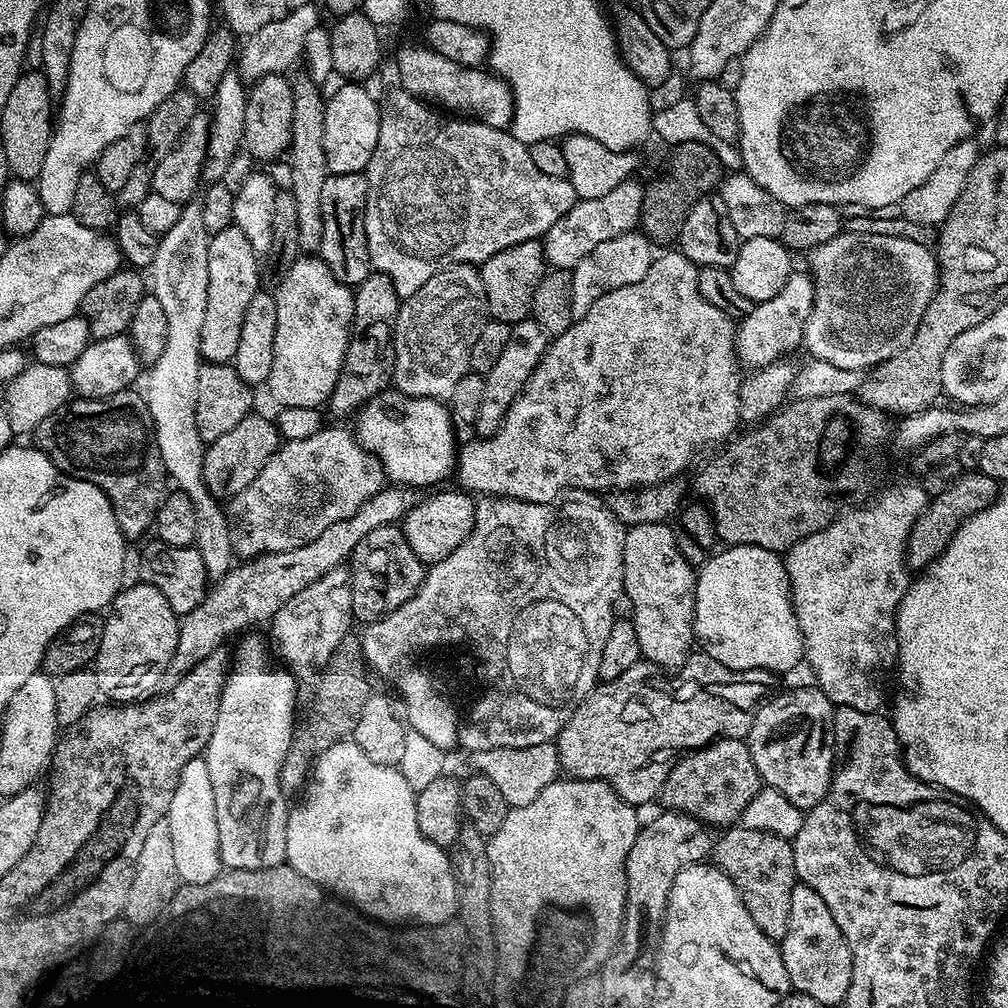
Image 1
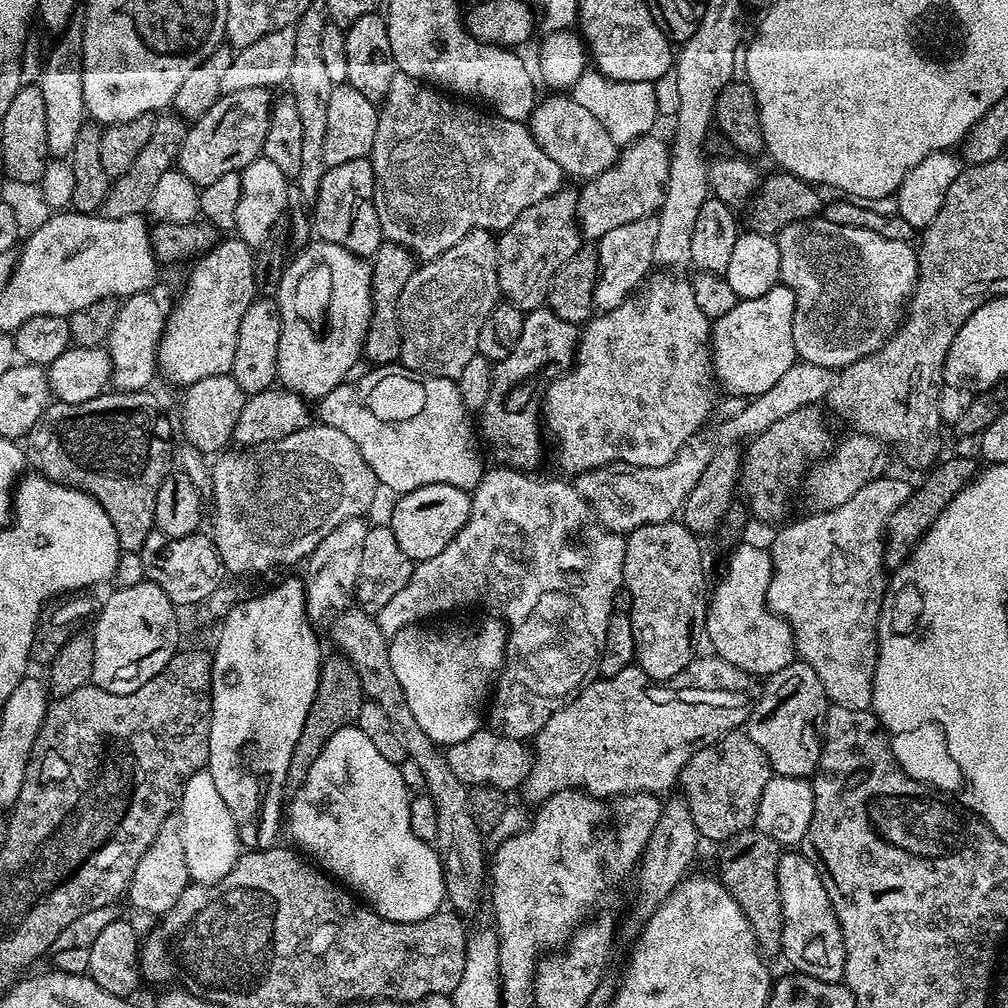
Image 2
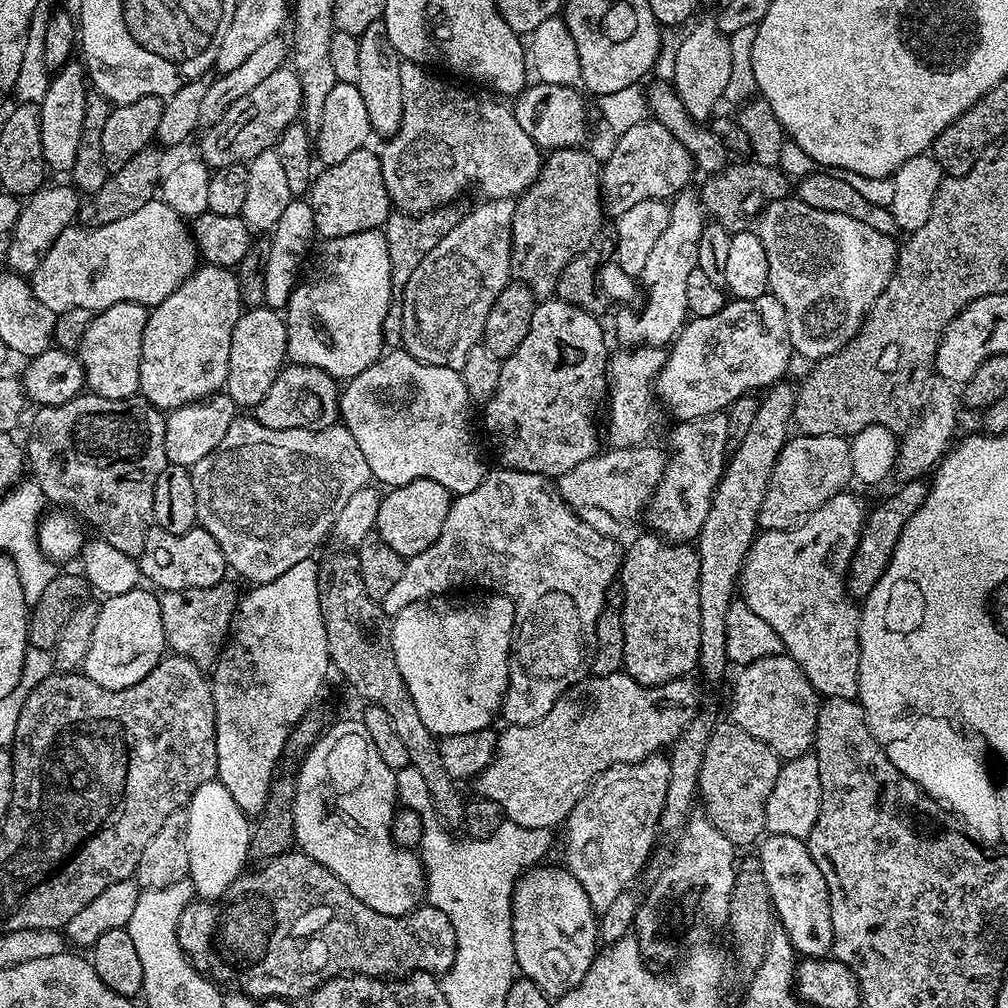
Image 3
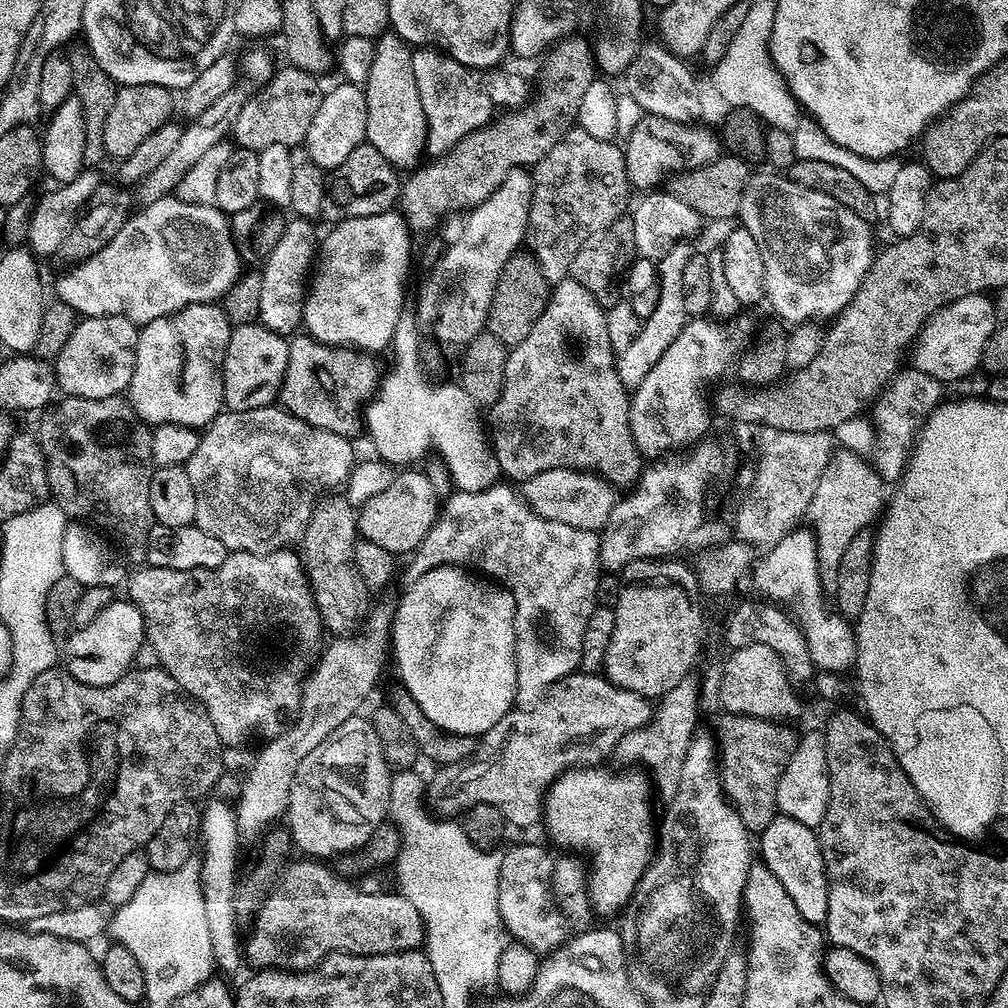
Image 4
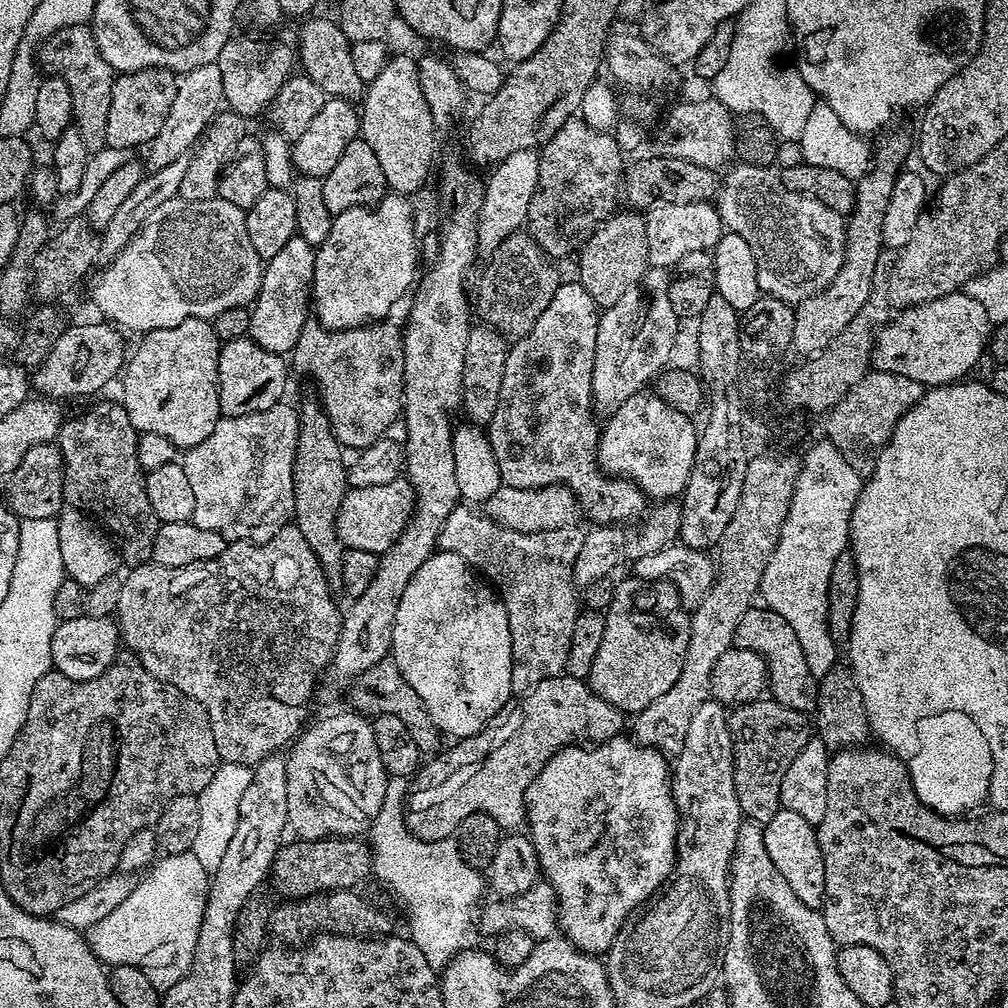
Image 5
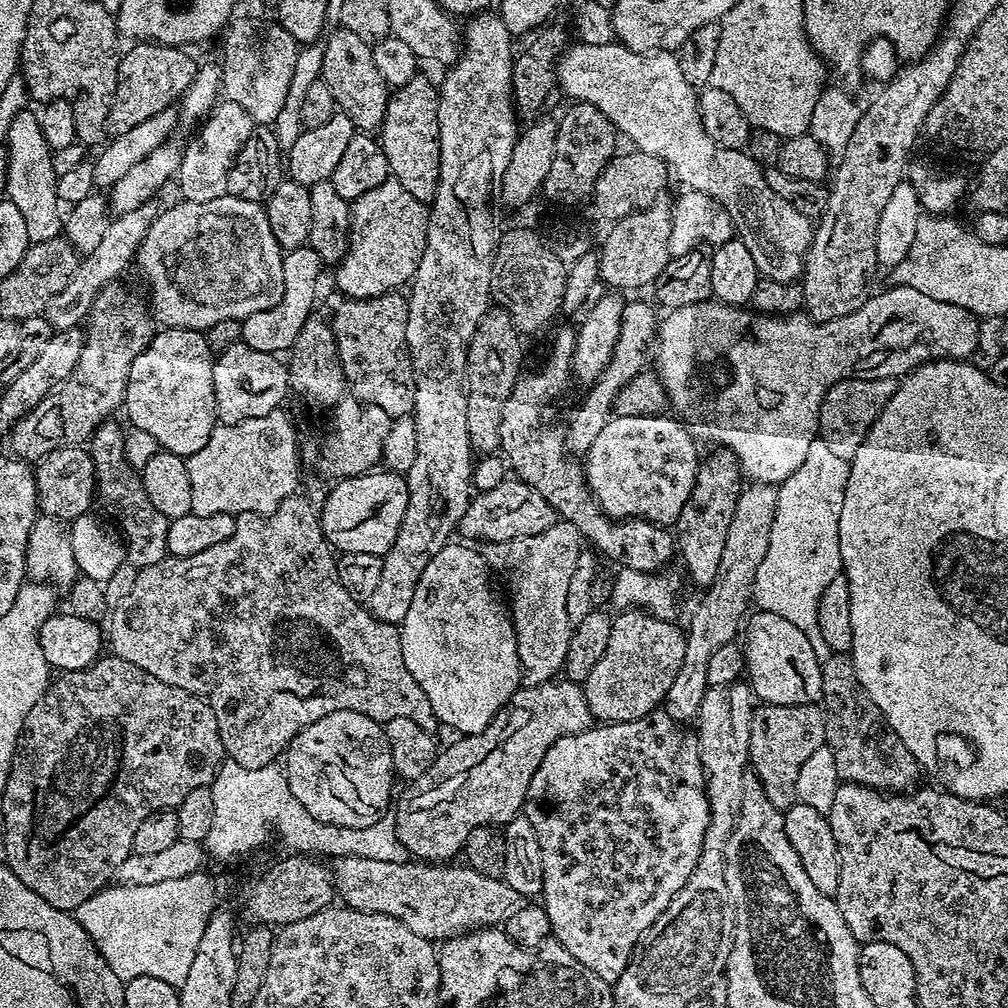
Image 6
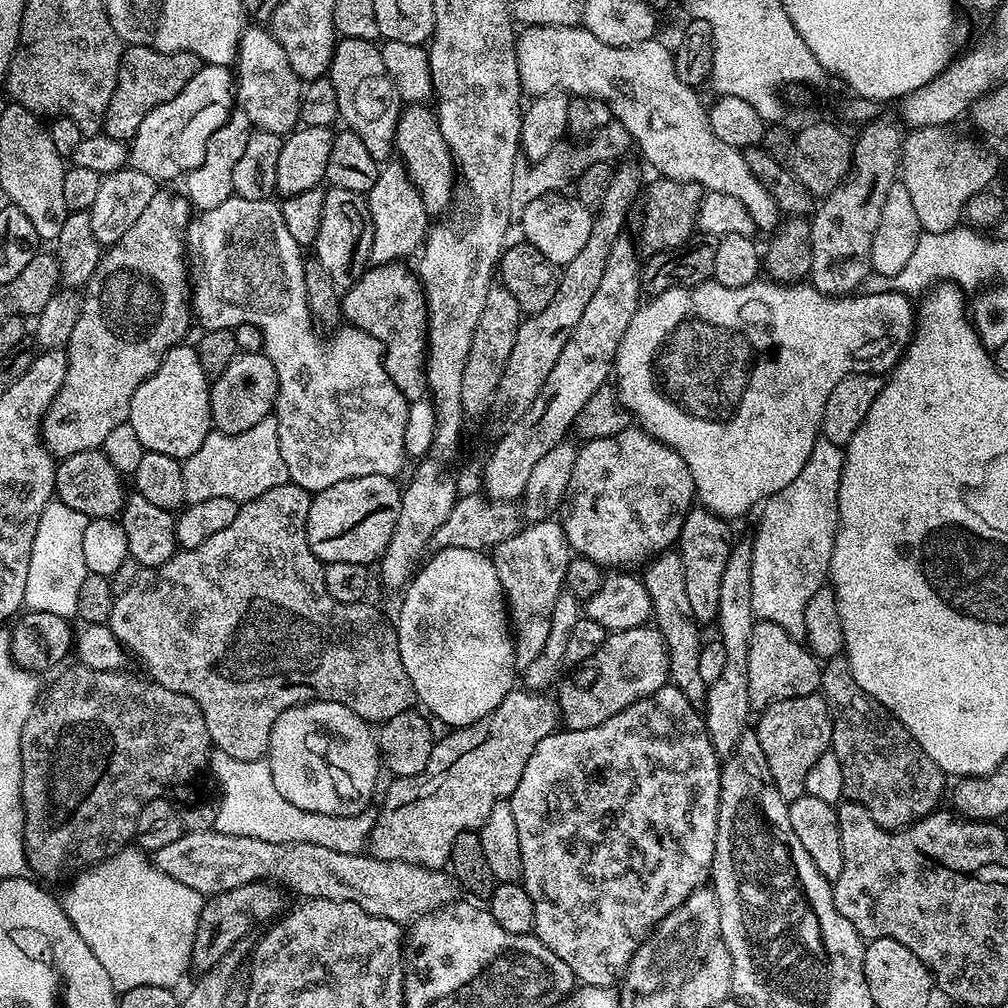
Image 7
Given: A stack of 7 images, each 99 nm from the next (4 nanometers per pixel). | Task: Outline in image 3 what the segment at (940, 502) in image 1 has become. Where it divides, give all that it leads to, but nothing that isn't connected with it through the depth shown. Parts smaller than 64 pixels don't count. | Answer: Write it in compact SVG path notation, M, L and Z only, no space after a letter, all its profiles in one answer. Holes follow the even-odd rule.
M914 479L901 483L877 506L867 513L864 528L860 531L858 546L852 555L848 567L848 594L853 600L860 602L870 594L870 590L882 578L890 558L894 554L894 546L898 546L898 538L906 526L906 522L914 516L918 506L928 493L928 484L923 479Z

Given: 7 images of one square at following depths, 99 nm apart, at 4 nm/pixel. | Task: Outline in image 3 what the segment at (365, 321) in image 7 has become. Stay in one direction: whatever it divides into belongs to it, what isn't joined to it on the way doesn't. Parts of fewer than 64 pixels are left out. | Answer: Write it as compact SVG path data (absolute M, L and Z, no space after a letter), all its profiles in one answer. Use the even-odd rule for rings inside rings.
M285 363L278 378L274 378L274 386L266 390L266 398L262 398L262 402L256 405L254 416L262 426L270 426L270 430L326 430L341 419L338 381L336 377L326 374L320 368Z

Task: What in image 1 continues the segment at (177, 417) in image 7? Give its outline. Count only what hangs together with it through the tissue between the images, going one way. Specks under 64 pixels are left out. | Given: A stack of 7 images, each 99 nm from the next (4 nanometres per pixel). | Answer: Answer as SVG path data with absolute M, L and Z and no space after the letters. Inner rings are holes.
M235 226L211 233L210 242L210 290L206 290L206 319L202 321L200 355L213 364L235 361L238 350L238 334L242 334L242 318L250 298L261 291L262 264L250 246L242 230Z

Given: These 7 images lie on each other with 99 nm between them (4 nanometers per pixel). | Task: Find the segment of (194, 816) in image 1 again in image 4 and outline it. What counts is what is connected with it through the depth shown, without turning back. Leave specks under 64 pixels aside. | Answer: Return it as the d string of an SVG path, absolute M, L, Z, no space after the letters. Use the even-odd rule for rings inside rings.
M212 802L201 811L200 844L200 884L203 886L203 902L206 909L206 920L209 923L210 942L213 963L225 973L229 981L241 979L240 973L246 969L243 962L242 938L238 936L240 917L234 906L236 897L236 866L238 864L238 846L240 846L239 832L233 807L224 802Z

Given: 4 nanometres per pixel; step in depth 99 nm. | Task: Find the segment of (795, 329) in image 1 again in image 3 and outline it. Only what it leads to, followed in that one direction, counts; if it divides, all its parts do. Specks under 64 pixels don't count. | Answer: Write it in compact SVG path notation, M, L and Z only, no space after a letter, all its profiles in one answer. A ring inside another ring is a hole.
M765 294L758 298L750 298L749 300L737 300L735 298L729 299L722 306L722 310L718 310L718 314L710 314L710 318L698 318L692 316L691 319L685 323L681 328L679 336L672 341L670 347L666 352L666 359L659 376L654 381L654 391L658 397L659 403L668 407L668 412L672 416L676 416L677 421L693 420L694 418L702 418L706 414L714 414L715 412L722 412L727 410L732 403L735 402L742 395L753 393L756 388L759 390L767 390L773 384L783 381L784 376L788 372L788 363L794 360L794 353L792 351L792 343L790 342L790 330L786 322L786 310L782 310L782 302L778 302L778 298L771 294Z

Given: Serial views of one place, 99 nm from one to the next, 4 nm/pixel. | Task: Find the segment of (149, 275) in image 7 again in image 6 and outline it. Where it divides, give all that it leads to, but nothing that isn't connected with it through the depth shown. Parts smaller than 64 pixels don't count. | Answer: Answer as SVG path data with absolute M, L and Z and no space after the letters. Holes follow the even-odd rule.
M113 282L94 298L83 334L82 354L78 354L74 370L10 429L11 451L25 462L41 460L50 450L91 441L97 428L111 417L108 415L123 405L130 366L152 341L154 317L147 303L140 304L139 298L131 296L120 282Z

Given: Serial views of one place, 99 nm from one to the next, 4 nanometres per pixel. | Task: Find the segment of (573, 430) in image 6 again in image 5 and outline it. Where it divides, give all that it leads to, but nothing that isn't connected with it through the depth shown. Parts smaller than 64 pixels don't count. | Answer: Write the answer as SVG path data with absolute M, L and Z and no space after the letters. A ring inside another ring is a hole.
M656 274L652 281L649 279L648 297L636 296L635 291L627 292L614 306L603 309L600 313L598 338L592 363L592 407L601 417L607 418L634 394L645 391L647 382L655 381L656 377L669 367L672 351L676 348L676 324L678 317L674 314L674 306L670 306L668 297L668 280L663 275Z

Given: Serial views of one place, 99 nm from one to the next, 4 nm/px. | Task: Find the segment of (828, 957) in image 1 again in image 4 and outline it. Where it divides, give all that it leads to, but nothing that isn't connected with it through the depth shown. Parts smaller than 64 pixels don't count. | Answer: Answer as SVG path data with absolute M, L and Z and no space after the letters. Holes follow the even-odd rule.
M777 814L758 836L758 856L763 864L778 878L782 890L790 896L795 909L802 919L813 926L824 924L828 913L828 875L824 869L824 859L820 849L820 837L815 831L788 816Z

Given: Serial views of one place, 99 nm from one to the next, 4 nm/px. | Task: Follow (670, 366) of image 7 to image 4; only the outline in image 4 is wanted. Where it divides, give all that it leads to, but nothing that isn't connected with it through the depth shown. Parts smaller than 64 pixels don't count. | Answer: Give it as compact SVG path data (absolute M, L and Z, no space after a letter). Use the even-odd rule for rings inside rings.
M987 295L963 296L940 308L924 324L914 345L914 368L941 382L960 380L981 367L980 354L990 334L998 327L996 312Z

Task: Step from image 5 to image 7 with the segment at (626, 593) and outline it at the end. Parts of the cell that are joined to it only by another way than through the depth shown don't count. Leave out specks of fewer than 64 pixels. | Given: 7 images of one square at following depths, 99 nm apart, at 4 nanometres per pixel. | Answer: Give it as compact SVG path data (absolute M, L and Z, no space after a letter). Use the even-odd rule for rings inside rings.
M656 627L613 631L605 635L602 646L587 662L571 669L559 681L558 703L563 727L568 730L590 730L594 726L602 726L606 718L614 718L614 714L657 692L669 680L666 642Z

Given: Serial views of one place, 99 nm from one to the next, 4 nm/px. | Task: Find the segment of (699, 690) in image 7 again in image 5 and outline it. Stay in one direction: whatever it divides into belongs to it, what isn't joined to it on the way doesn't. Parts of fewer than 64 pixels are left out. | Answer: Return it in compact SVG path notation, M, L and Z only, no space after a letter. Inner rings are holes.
M562 282L558 286L558 290L554 294L554 298L550 298L550 306L546 306L546 310L542 310L542 314L538 317L538 322L534 322L534 326L515 341L509 347L508 357L506 358L506 374L502 374L502 394L498 394L498 410L494 410L494 418L486 426L486 435L490 446L494 450L494 458L498 458L498 470L500 471L500 482L505 488L545 488L551 484L565 484L567 488L576 495L580 501L580 511L585 517L592 519L591 523L596 526L605 524L623 525L625 522L632 522L637 518L643 517L646 512L646 497L644 491L638 487L633 480L626 480L623 476L609 476L607 472L601 468L598 462L598 446L600 445L601 425L598 423L597 413L592 407L592 363L594 362L594 350L596 349L596 339L598 338L598 326L600 325L601 309L594 302L594 298L590 298L587 290L579 284L579 282Z

